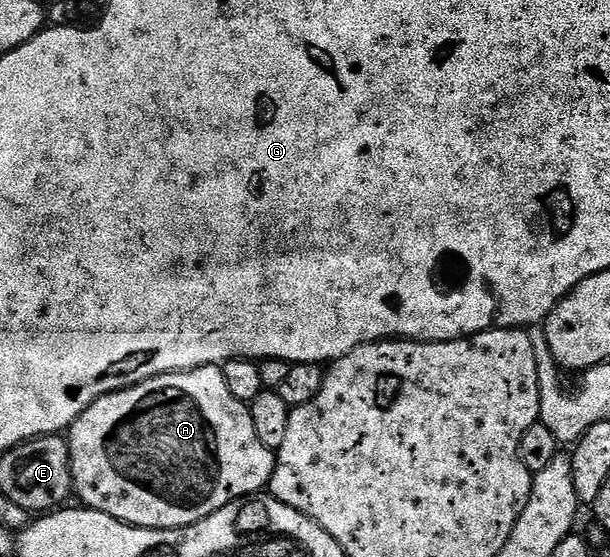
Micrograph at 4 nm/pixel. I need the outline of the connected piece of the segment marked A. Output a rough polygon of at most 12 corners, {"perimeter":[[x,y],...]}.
{"perimeter":[[221,367],[101,396],[66,436],[85,507],[183,528],[275,453]]}

